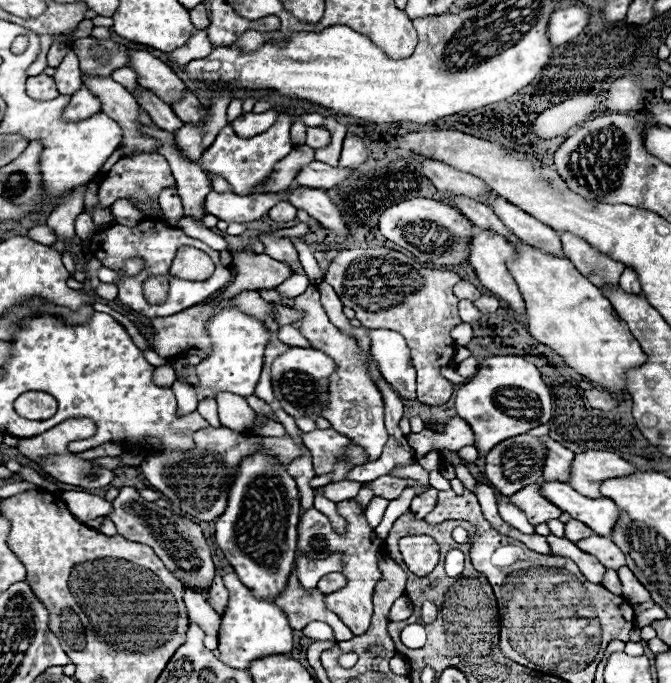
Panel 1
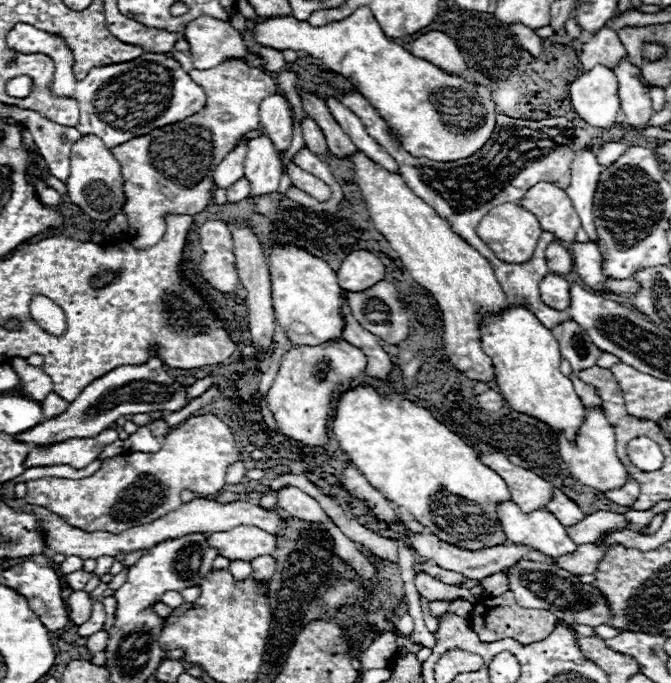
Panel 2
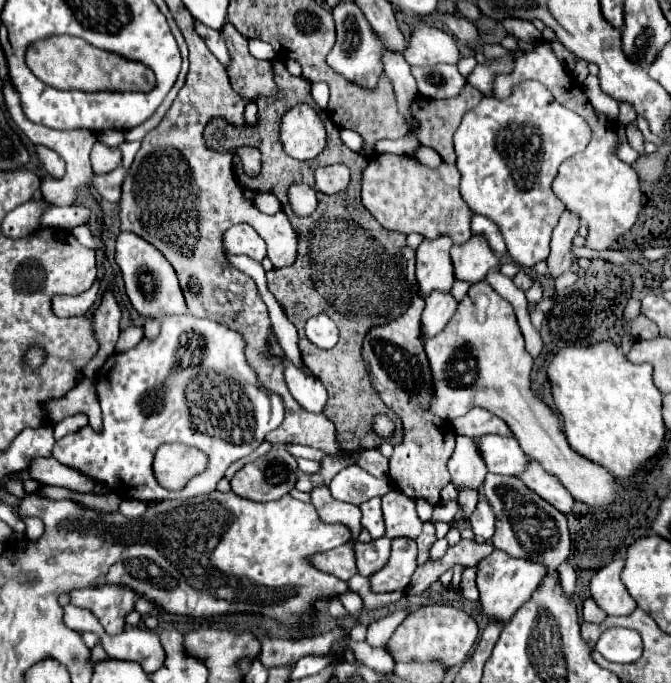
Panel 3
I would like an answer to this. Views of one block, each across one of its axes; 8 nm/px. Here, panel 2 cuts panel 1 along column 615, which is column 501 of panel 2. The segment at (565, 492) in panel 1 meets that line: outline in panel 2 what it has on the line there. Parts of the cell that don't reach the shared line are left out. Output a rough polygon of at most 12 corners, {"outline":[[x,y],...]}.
{"outline":[[496,508],[506,538],[552,558],[574,552],[546,510]]}

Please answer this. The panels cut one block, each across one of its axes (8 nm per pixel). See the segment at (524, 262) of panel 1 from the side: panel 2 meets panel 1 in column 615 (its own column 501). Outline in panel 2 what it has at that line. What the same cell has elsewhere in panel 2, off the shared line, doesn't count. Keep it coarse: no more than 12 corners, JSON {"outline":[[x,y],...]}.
{"outline":[[530,310],[484,316],[482,350],[516,412],[572,438],[584,406]]}

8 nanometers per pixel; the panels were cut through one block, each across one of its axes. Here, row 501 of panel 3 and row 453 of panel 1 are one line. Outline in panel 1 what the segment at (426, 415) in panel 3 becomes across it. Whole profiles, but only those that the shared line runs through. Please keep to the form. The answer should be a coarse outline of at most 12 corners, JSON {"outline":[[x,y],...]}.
{"outline":[[438,450],[428,452],[418,460],[424,470],[442,466]]}

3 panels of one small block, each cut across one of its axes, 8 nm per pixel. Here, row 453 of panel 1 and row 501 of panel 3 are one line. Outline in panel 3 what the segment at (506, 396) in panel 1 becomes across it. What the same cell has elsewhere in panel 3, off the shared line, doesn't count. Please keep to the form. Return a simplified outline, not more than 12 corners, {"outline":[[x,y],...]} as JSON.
{"outline":[[480,500],[470,518],[476,538],[494,534],[492,506]]}

